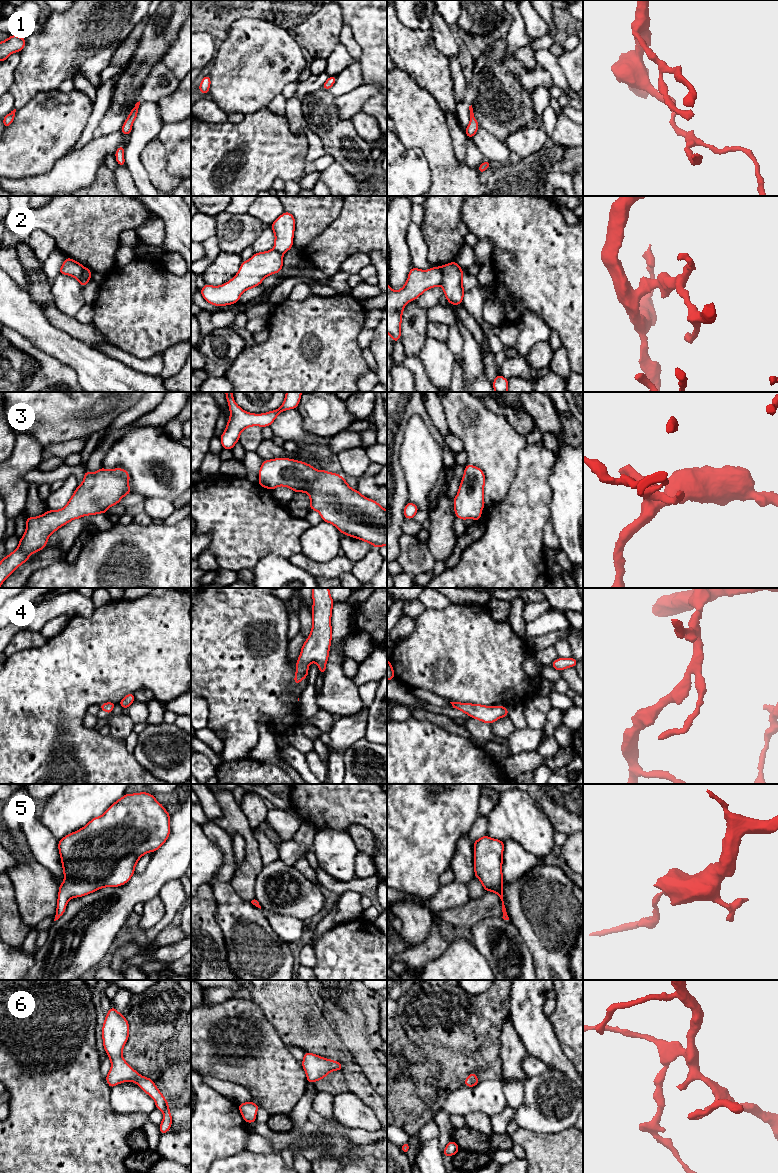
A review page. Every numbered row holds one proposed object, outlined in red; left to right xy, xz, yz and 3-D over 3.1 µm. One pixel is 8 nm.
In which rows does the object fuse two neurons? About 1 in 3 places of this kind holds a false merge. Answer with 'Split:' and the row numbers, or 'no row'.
Split: 2

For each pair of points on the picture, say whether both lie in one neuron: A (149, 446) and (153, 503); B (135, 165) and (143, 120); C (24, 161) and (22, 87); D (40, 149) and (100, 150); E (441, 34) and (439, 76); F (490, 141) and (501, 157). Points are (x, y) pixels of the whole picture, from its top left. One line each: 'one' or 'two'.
A: two
B: one
C: two
D: two
E: two
F: one

